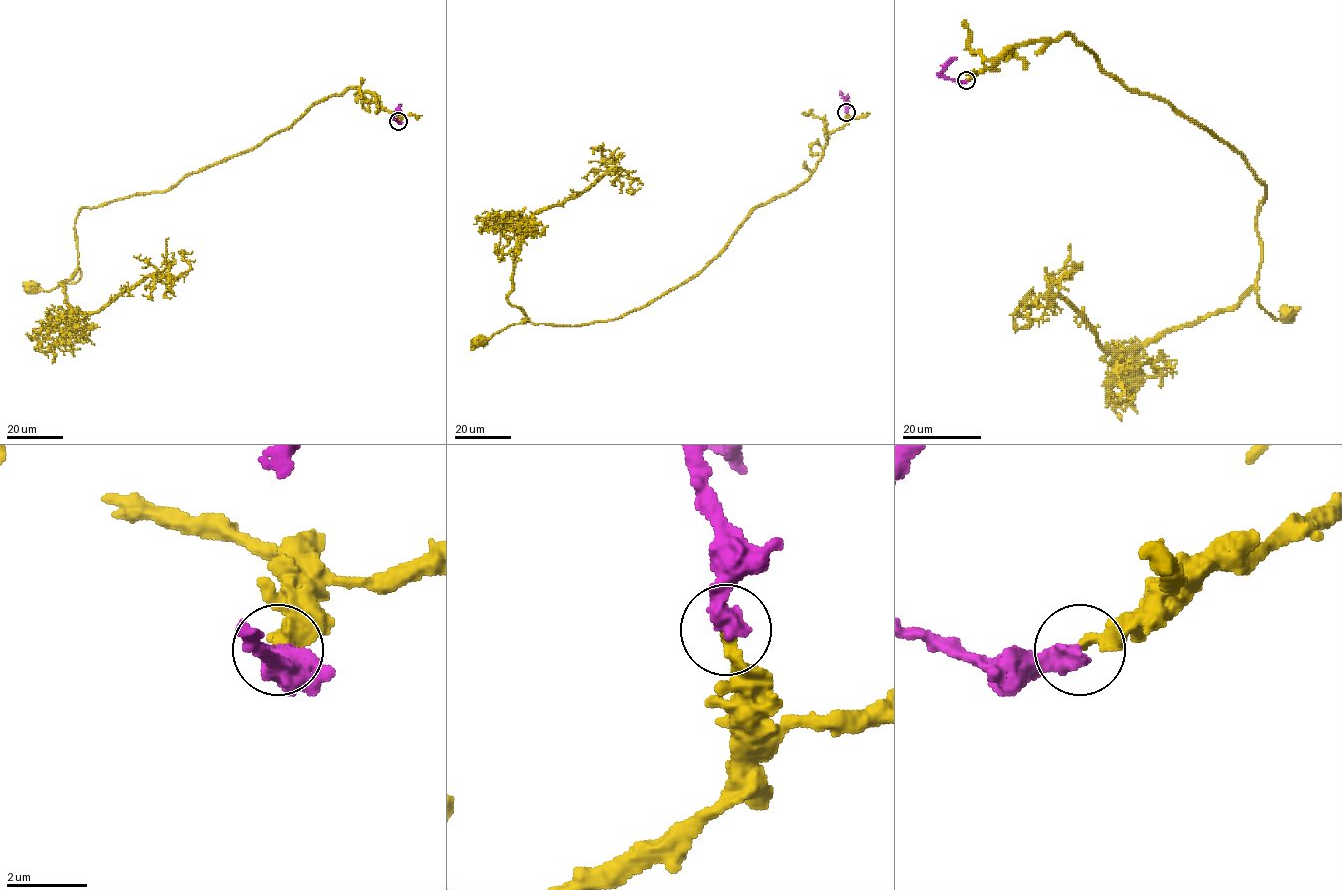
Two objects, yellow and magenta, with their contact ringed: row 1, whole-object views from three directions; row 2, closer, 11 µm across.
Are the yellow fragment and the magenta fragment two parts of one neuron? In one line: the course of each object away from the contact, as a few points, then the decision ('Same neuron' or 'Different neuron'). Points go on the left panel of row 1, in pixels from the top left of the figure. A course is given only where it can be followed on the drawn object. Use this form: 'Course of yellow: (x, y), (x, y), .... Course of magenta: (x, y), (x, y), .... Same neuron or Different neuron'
Course of yellow: (399, 121), (356, 88), (322, 99), (291, 127), (167, 190), (82, 207), (80, 277), (29, 287). Course of magenta: (399, 121), (393, 116), (401, 104). Same neuron

